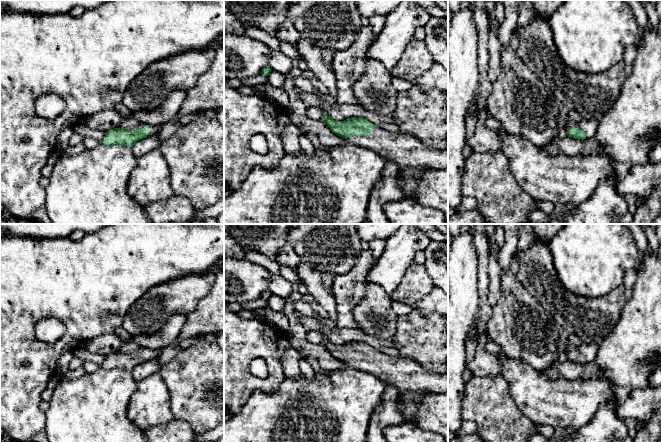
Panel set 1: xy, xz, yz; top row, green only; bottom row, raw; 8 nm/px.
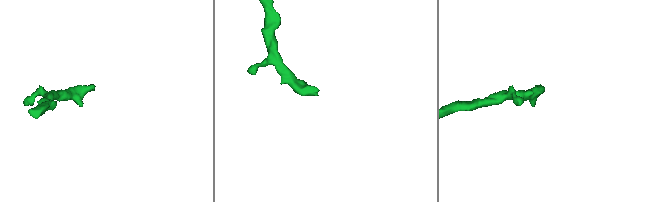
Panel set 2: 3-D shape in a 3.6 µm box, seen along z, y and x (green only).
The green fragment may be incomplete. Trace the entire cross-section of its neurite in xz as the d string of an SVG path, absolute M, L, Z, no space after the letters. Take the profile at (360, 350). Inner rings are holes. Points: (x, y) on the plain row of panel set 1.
M325 336L321 343L331 355L347 366L371 373L401 393L406 391L448 392L448 373L426 371L413 360L389 356L363 341L336 345Z

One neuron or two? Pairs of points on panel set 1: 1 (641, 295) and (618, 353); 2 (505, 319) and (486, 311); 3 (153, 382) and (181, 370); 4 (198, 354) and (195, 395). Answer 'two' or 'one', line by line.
1: one
2: two
3: two
4: one

